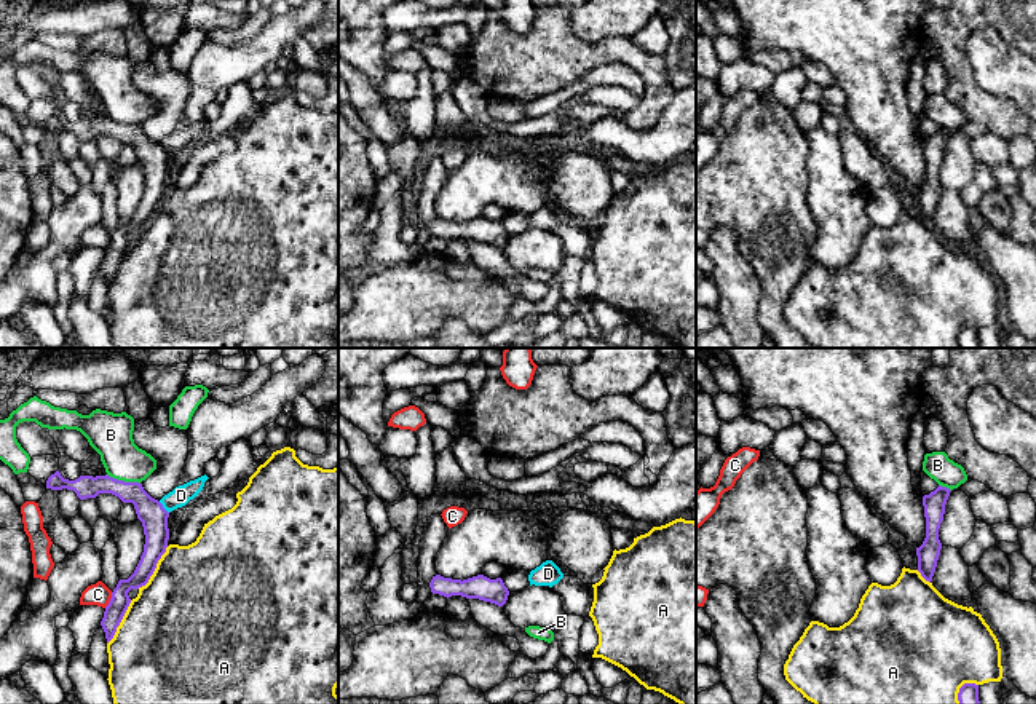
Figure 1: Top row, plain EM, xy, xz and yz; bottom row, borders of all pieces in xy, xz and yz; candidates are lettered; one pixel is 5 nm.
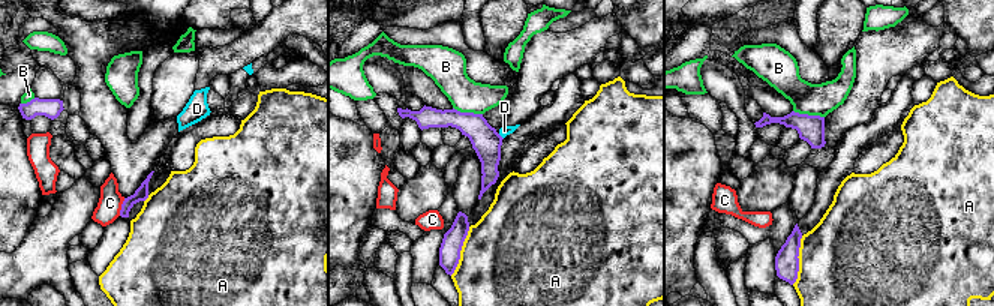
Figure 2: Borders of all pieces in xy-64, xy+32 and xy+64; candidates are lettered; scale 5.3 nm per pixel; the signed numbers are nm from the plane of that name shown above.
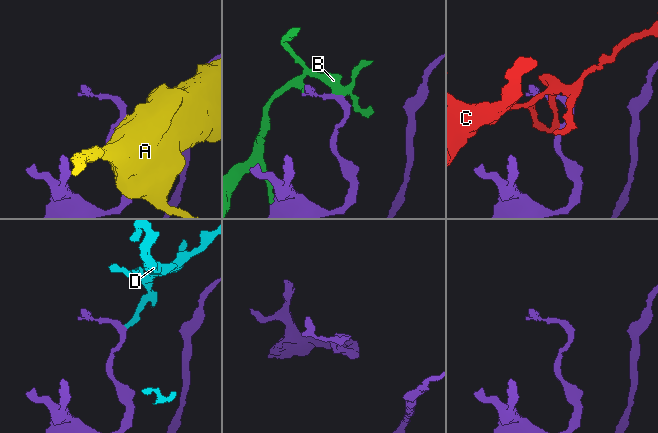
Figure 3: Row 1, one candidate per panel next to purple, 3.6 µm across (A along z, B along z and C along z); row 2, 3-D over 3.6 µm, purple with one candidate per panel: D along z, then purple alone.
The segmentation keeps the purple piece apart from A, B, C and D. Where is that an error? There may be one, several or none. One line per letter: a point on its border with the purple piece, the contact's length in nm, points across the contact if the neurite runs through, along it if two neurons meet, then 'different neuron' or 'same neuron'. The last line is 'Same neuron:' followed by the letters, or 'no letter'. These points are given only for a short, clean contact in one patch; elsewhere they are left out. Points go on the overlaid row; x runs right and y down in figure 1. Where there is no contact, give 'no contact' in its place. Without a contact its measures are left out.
A: xy (155, 567) | 260 nm | different neuron
B: xy (123, 481) | 180 nm | different neuron
C: xy (110, 601) | 90 nm | along xy (112, 593), (104, 607) | different neuron
D: xy (163, 508) | 80 nm | along xy (158, 502), (168, 513) | different neuron
Same neuron: no letter

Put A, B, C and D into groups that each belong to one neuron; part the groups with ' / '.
A / B / C / D

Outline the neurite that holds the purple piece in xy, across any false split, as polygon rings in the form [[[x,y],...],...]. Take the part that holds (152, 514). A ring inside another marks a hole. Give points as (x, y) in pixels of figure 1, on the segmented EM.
[[[59,471],[46,481],[46,488],[73,490],[80,500],[96,498],[99,493],[112,493],[123,503],[132,503],[137,519],[142,522],[145,544],[134,573],[128,579],[120,579],[105,607],[101,626],[105,632],[107,643],[113,639],[131,599],[128,592],[145,586],[153,575],[158,560],[166,552],[169,528],[169,512],[163,504],[152,498],[139,482],[125,482],[110,476],[80,476],[75,481],[64,479]]]

